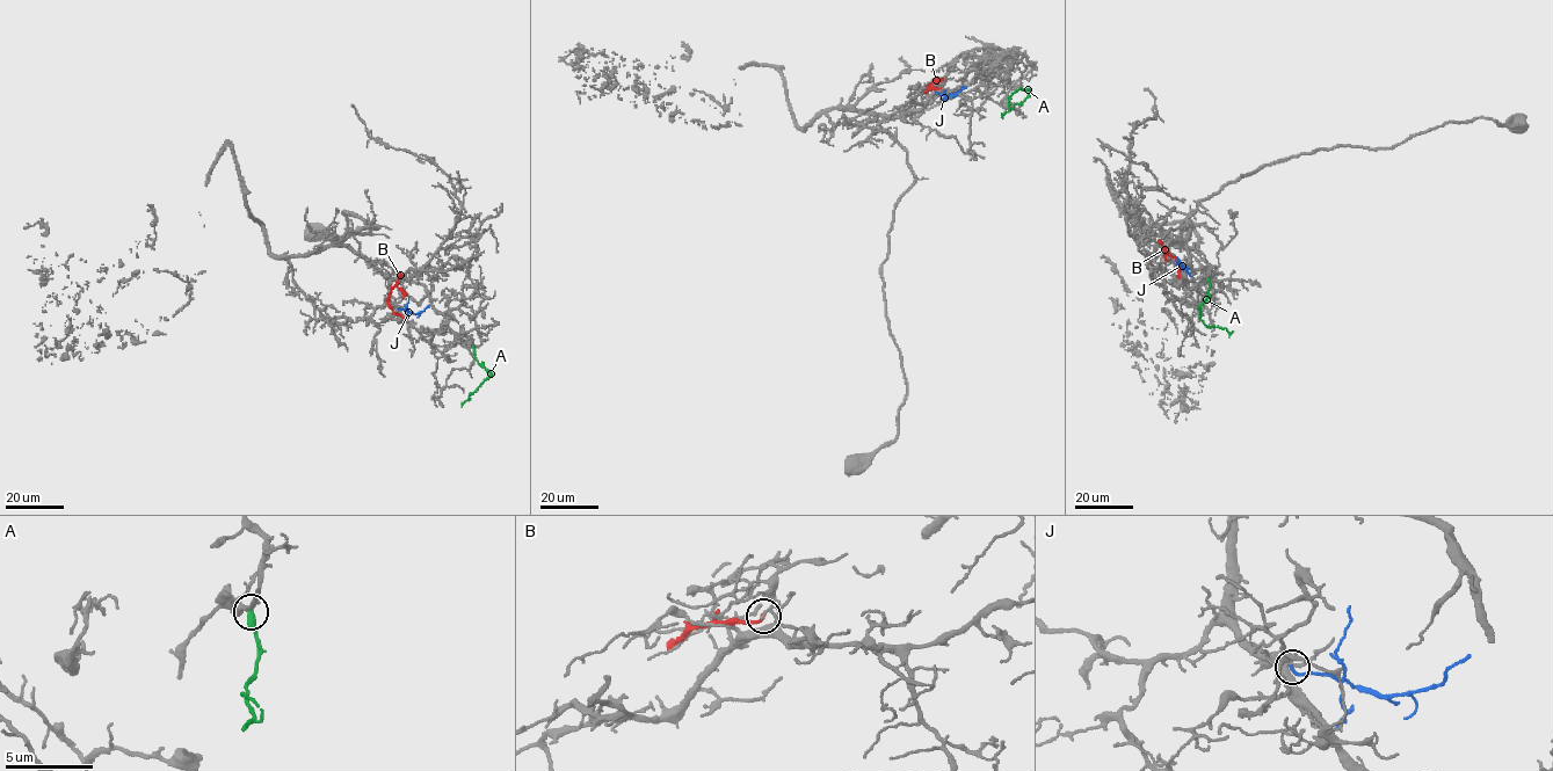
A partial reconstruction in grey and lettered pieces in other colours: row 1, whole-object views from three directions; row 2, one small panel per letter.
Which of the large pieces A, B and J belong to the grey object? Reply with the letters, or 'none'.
J

